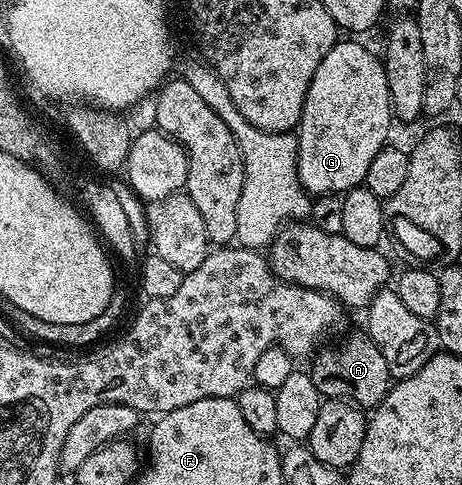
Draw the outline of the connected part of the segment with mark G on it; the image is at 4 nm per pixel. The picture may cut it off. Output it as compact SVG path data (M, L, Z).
M338 40L331 51L327 51L323 63L319 63L319 71L315 71L315 79L311 79L307 99L303 103L303 115L295 130L298 141L298 175L310 195L343 195L348 189L365 184L367 167L371 167L371 159L375 159L375 155L379 155L379 151L390 140L389 124L395 121L382 58L378 54L376 57L367 46L360 45L357 42L360 40L349 40L353 41Z

